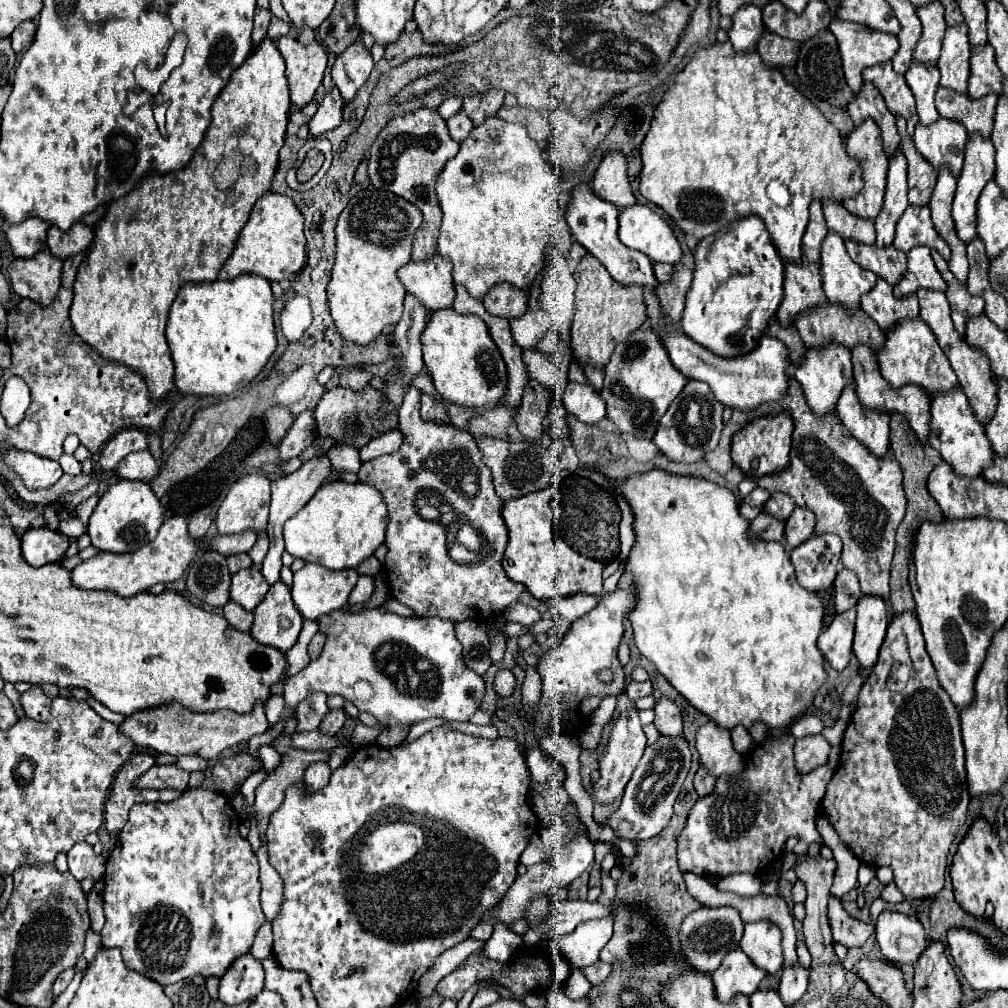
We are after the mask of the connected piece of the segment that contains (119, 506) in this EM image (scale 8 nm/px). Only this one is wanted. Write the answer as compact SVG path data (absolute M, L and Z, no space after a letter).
M119 479L117 483L109 485L107 491L101 495L97 507L89 517L89 537L91 545L99 551L107 553L135 553L143 545L151 543L161 527L163 507L151 487L143 481Z

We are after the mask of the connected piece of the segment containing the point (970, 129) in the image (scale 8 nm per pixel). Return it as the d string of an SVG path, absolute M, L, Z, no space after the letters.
M939 87L935 105L941 117L963 123L969 135L979 133L983 139L991 137L997 97L983 97L981 101L973 101L967 95L961 97L959 93L949 93L949 89Z

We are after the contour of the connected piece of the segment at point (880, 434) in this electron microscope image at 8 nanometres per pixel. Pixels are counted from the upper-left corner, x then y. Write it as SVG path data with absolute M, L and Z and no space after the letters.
M845 389L837 405L837 415L861 445L865 445L871 455L885 457L889 451L889 417L885 413L869 413L861 409L855 389Z

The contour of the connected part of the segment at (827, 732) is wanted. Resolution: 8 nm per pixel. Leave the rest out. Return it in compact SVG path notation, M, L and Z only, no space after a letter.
M839 719L833 727L827 727L827 729L823 729L823 737L829 741L829 745L831 747L837 747L839 743L841 743L841 739L843 739L843 733L845 733L845 729L847 729L847 721L843 721L843 719Z

